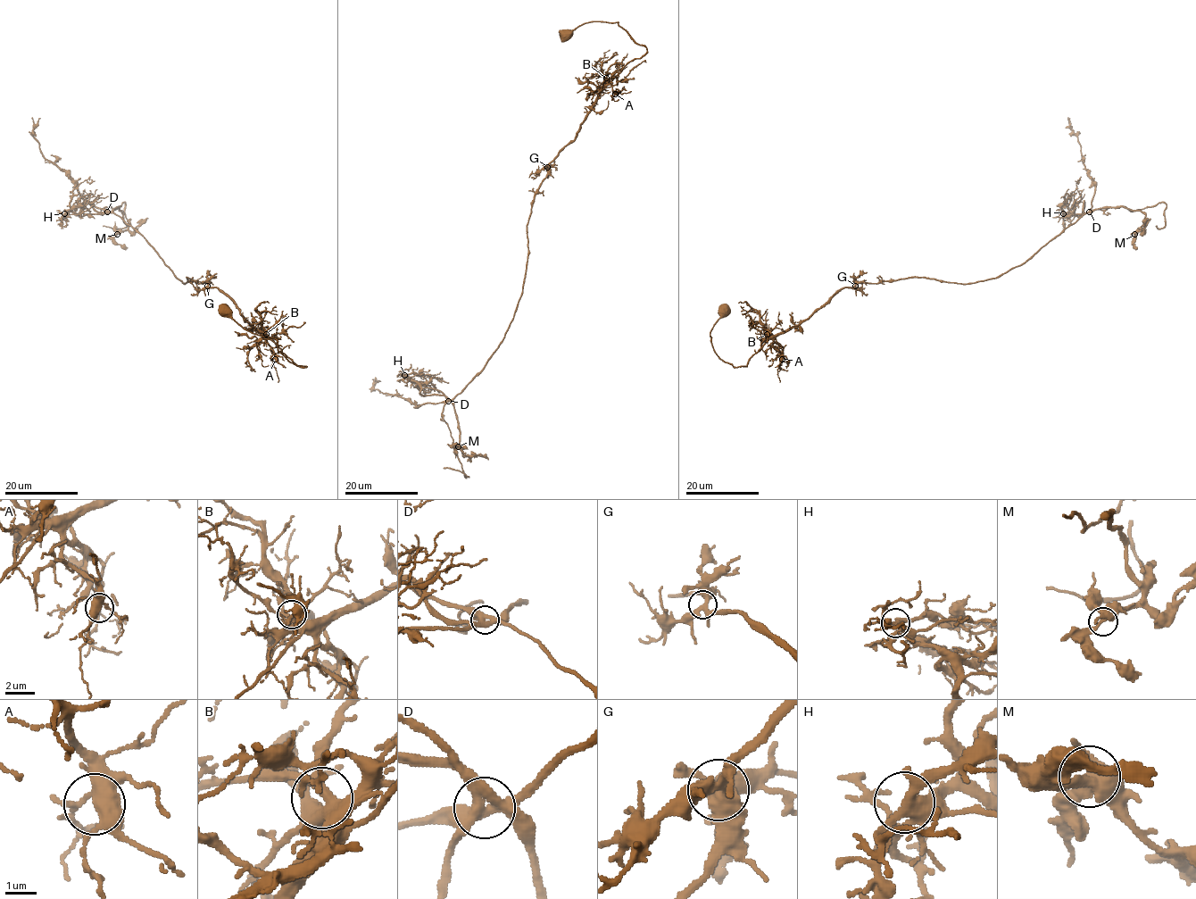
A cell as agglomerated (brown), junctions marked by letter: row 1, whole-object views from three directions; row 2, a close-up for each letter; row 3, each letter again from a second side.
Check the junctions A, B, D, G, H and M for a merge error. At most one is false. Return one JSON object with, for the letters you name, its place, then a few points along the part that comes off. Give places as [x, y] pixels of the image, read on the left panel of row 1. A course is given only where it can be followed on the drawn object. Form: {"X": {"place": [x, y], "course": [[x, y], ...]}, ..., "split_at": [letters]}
{"D": {"place": [107, 212], "course": [[107, 212], [102, 210], [110, 207], [112, 212], [123, 202], [127, 225], [123, 228], [103, 225]]}, "split_at": ["D"]}

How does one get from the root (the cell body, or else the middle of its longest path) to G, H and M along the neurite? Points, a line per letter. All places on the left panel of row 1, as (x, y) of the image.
G: (225, 310), (245, 328), (274, 337), (290, 362), (306, 367), (295, 365), (258, 331), (232, 299), (207, 286)
H: (225, 310), (306, 367), (218, 288), (179, 280), (119, 216), (64, 213)
M: (225, 310), (306, 367), (218, 288), (179, 280), (112, 212), (119, 207), (128, 228), (117, 234)

